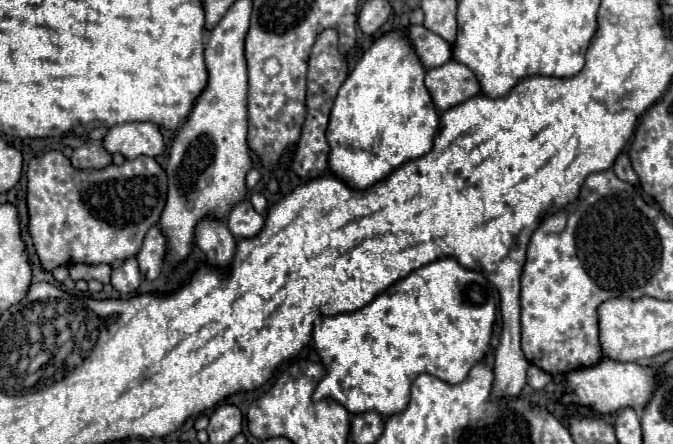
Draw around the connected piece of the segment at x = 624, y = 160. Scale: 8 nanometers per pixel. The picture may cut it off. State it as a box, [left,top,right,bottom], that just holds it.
[614,153,638,187]

